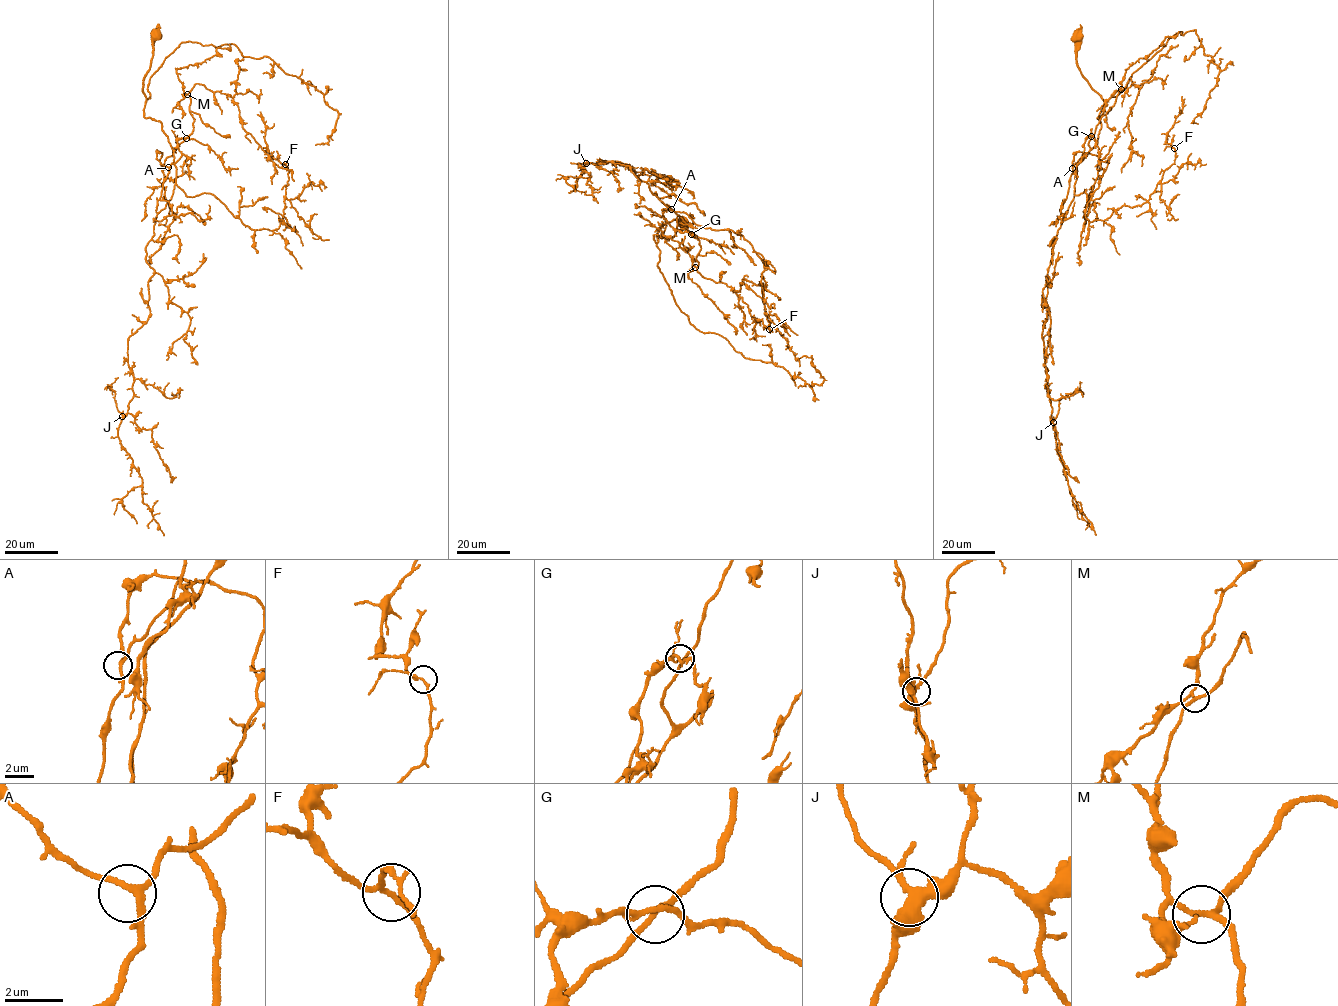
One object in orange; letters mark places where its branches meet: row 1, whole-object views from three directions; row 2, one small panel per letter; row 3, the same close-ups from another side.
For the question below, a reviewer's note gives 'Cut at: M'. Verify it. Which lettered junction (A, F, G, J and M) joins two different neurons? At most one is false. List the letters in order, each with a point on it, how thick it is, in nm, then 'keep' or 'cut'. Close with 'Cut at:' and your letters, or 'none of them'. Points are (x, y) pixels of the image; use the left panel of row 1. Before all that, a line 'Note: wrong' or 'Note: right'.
Note: wrong
A: (168, 167) | 190 nm | keep
F: (285, 164) | 140 nm | keep
G: (186, 138) | 150 nm | keep
J: (122, 416) | 360 nm | keep
M: (187, 94) | 180 nm | keep
Cut at: none of them

